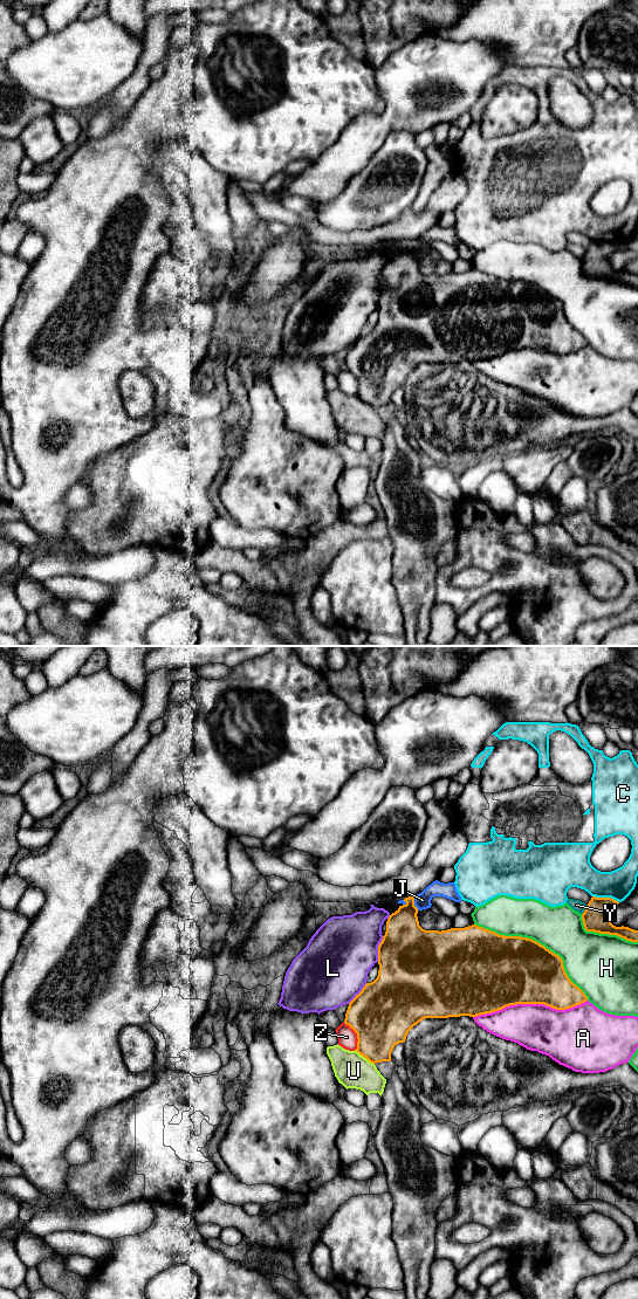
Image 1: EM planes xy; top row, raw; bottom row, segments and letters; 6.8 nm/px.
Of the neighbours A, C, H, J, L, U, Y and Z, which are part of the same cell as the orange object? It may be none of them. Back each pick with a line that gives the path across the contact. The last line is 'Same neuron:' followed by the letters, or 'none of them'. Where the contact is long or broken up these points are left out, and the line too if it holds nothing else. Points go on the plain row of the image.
Same neuron: J

